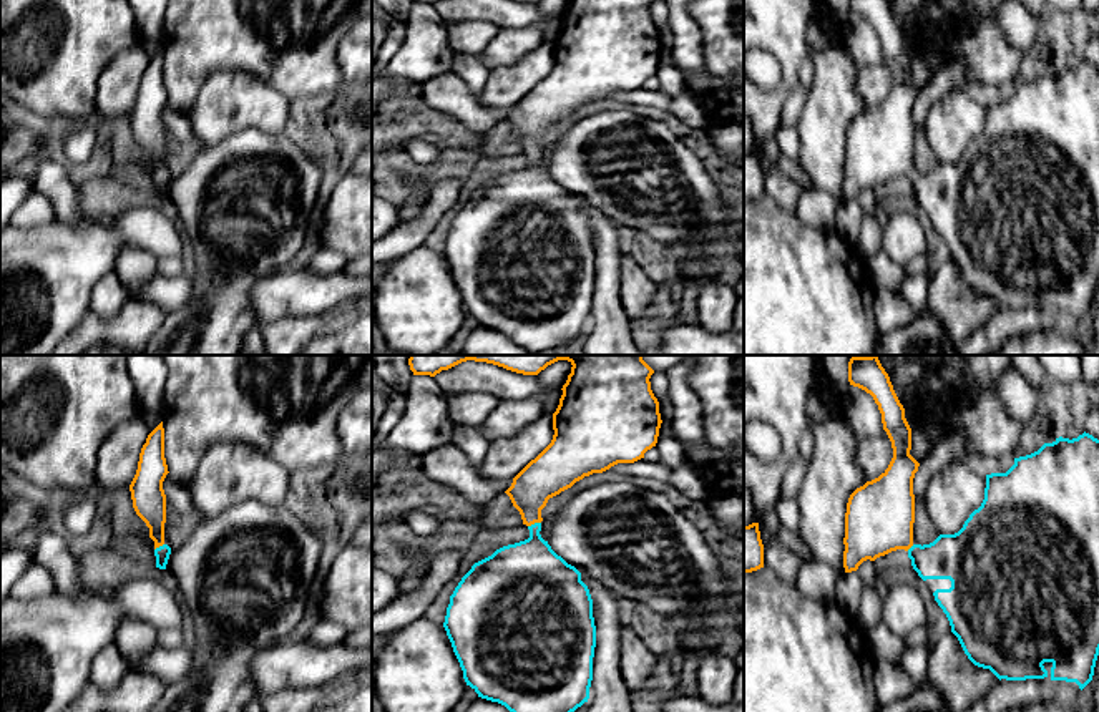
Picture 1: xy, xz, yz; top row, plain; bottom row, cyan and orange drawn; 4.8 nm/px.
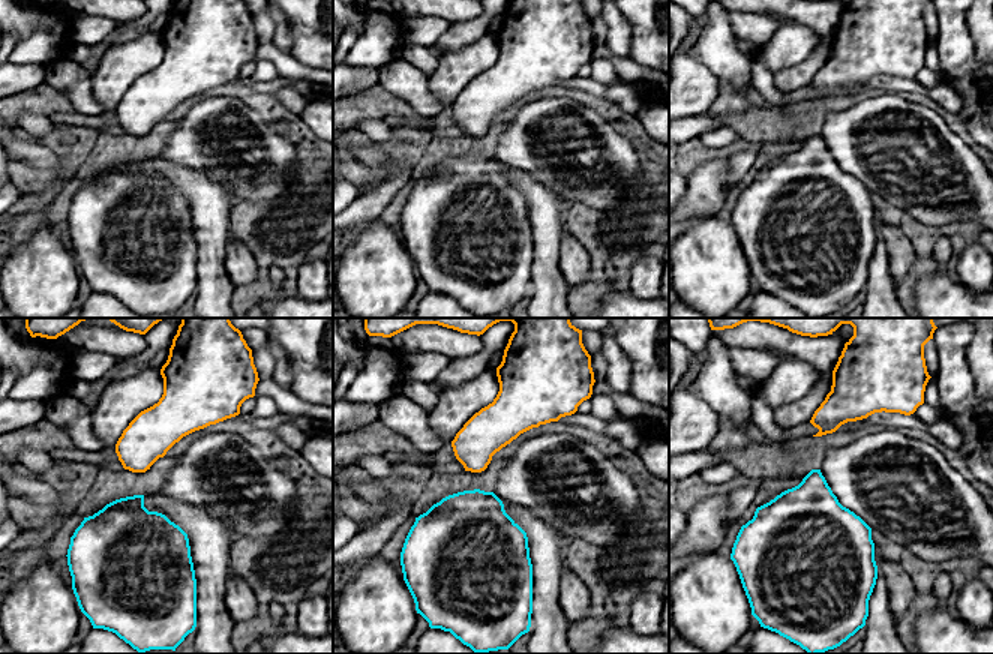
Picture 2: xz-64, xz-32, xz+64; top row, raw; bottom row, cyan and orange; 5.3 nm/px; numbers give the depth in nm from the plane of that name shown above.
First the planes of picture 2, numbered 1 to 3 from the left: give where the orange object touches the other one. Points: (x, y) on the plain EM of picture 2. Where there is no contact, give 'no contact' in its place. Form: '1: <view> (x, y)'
1: no contact
2: no contact
3: no contact

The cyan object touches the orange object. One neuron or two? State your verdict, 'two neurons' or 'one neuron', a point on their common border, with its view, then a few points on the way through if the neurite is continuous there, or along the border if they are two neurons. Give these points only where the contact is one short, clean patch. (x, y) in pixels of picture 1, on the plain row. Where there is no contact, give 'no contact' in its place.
one neuron; contact xz (535, 151); way xz (530, 203), (535, 183), (535, 151), (533, 117), (545, 105)

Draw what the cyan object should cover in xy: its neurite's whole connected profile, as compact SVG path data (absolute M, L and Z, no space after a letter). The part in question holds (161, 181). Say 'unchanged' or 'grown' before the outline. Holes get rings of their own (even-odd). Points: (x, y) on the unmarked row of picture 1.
grown | M161 50L143 73L138 98L129 113L133 136L149 156L149 166L154 169L156 196L159 198L166 198L171 183L171 176L164 171L166 123L163 110L168 101Z

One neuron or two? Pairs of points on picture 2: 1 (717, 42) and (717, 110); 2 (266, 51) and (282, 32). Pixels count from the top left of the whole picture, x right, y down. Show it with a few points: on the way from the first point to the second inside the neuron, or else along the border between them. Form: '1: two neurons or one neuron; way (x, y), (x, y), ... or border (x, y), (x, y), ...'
1: one neuron; way (723, 59), (728, 63), (728, 93)
2: two neurons; border (272, 42), (290, 53)

